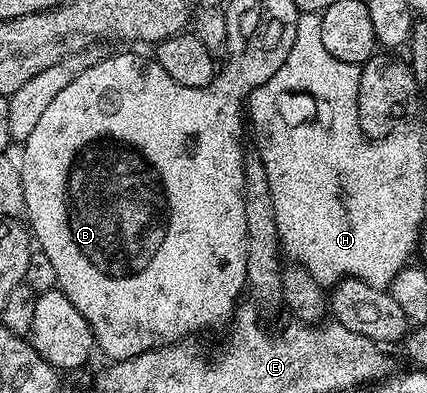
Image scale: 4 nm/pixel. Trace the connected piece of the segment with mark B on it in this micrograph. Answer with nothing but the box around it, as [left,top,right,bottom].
[18,53,248,362]

